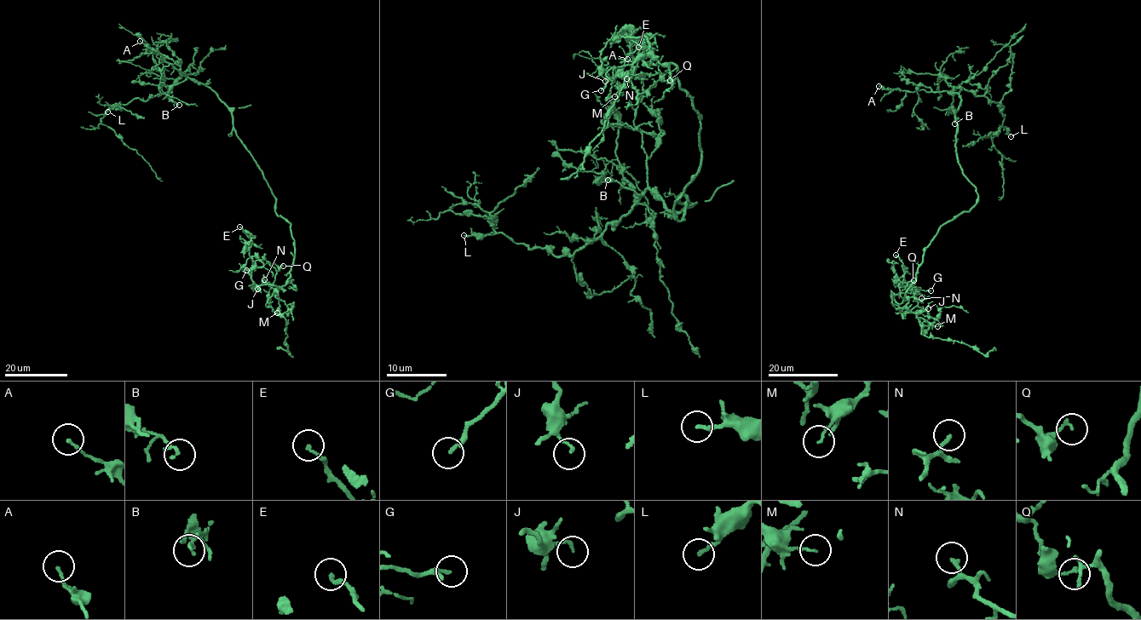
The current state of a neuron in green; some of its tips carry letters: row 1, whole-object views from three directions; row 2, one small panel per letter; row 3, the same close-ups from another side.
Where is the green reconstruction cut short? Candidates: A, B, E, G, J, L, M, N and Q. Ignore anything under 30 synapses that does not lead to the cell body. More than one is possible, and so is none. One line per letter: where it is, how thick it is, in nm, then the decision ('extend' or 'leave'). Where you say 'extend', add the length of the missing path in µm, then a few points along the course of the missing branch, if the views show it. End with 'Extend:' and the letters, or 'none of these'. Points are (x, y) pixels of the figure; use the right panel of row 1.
A: place (878, 86); calibre 130 nm; leave
B: place (954, 123); calibre 160 nm; leave
E: place (896, 255); calibre 180 nm; leave
G: place (930, 290); calibre 110 nm; leave
J: place (928, 308); calibre 140 nm; leave
L: place (1011, 136); calibre 180 nm; leave
M: place (937, 326); calibre 110 nm; leave
N: place (921, 298); calibre 170 nm; leave
Q: place (913, 280); calibre 130 nm; leave
Extend: none of these

